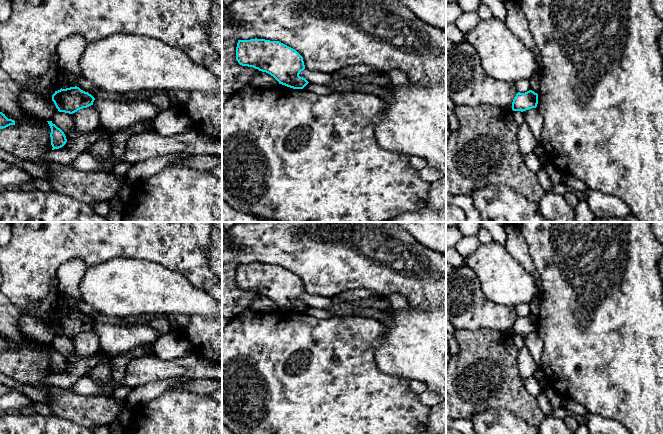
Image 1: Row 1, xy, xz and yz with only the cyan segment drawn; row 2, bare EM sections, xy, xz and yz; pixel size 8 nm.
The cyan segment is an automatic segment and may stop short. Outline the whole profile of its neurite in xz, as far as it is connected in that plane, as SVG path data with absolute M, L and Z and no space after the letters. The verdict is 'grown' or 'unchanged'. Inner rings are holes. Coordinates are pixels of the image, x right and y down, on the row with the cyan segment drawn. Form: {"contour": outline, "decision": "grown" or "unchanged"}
{"contour": "M265 39L238 40L236 60L273 76L279 84L303 89L309 82L299 74L305 69L303 57L293 48Z", "decision": "unchanged"}

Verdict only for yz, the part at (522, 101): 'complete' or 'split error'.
complete

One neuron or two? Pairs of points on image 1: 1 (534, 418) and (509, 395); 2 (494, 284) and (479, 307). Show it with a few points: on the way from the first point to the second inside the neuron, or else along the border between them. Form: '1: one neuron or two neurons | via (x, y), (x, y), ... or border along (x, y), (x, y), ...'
1: one neuron | via (528, 412), (515, 399)
2: two neurons | border along (476, 276), (483, 295), (490, 301), (507, 307)

